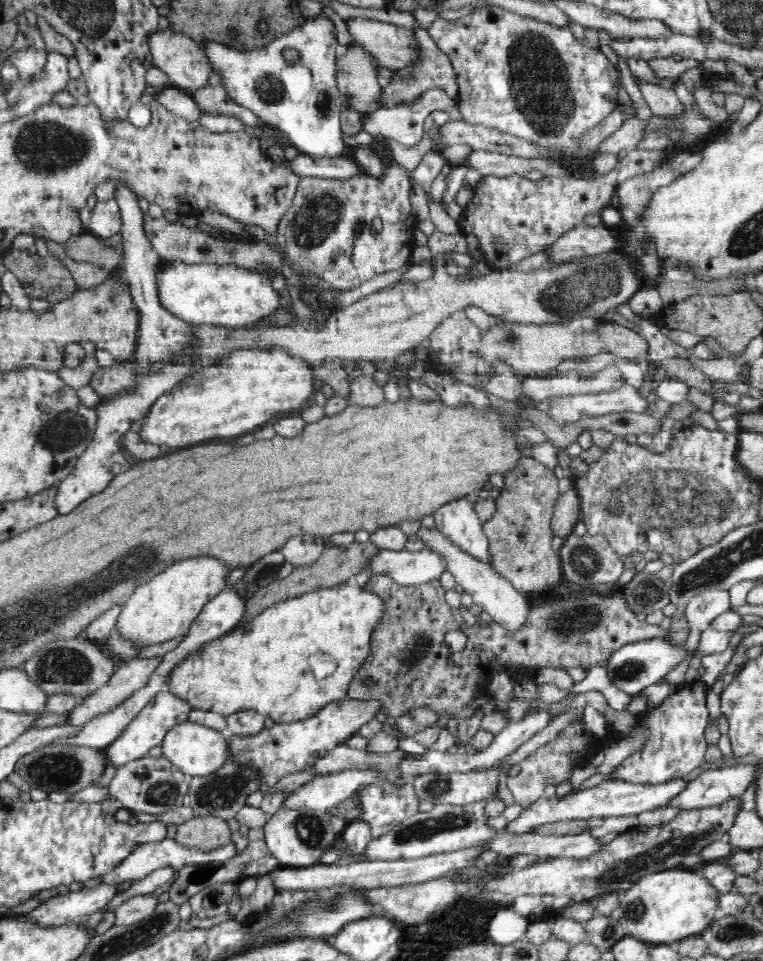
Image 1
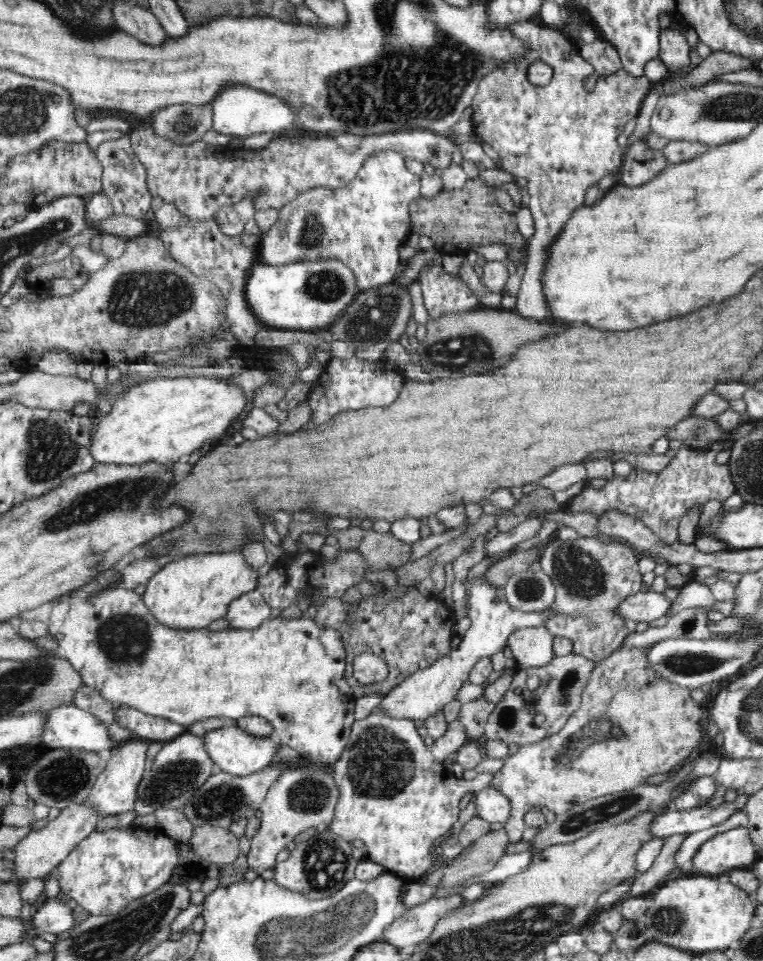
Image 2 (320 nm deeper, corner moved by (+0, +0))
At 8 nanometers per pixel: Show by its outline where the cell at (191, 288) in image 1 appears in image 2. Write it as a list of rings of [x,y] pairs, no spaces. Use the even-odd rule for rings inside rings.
[[[339,259],[298,260],[280,266],[256,262],[249,273],[245,300],[262,325],[290,331],[328,331],[361,292],[356,274]]]

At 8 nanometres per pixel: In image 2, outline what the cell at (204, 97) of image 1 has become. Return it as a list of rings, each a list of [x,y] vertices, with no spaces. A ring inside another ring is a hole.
[[[179,104],[168,105],[156,110],[150,116],[152,119],[152,131],[164,139],[172,140],[172,143],[182,145],[191,145],[196,140],[202,140],[202,137],[208,130],[213,128],[213,106],[212,105],[192,105]]]

